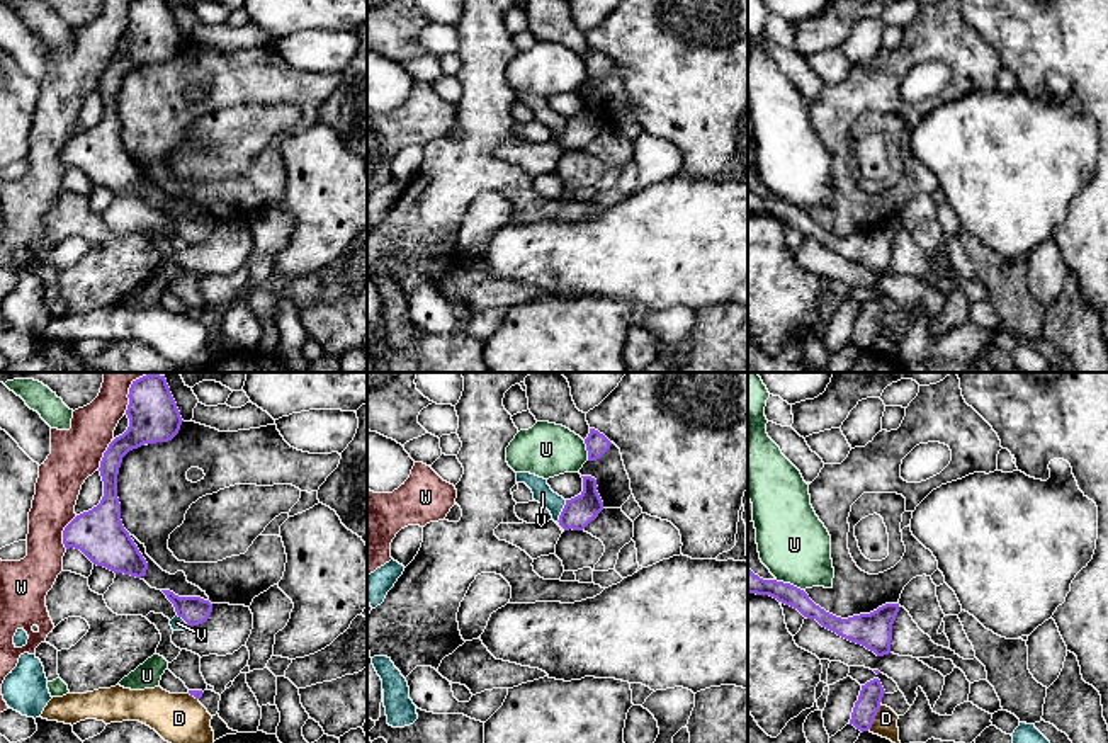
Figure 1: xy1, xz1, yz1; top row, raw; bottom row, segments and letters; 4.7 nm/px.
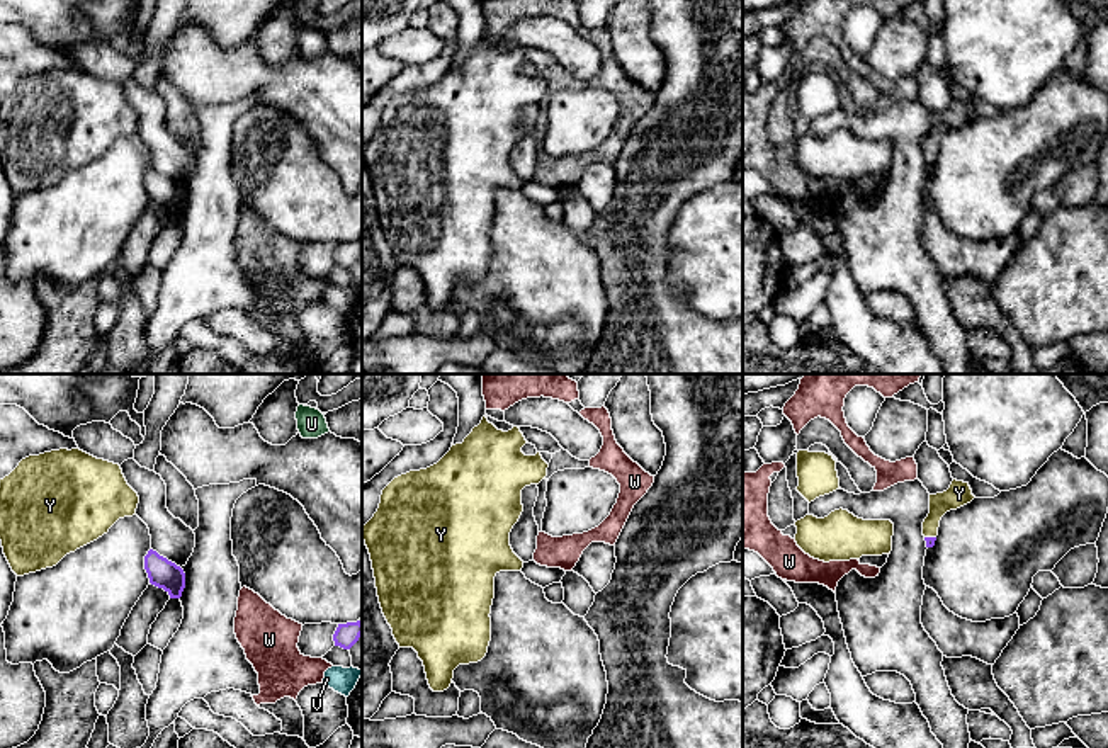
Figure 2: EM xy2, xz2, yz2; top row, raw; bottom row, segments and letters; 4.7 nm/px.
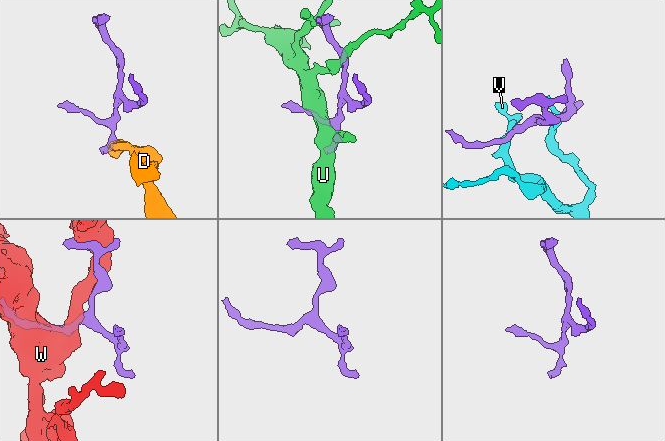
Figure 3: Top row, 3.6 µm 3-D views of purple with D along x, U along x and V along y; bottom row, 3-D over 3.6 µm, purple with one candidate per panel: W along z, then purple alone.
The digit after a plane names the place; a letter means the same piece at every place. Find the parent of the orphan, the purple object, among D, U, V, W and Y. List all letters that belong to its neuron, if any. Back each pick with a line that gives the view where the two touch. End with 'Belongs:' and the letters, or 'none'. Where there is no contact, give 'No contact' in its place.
Y: Touches purple in yz2
Belongs: Y

